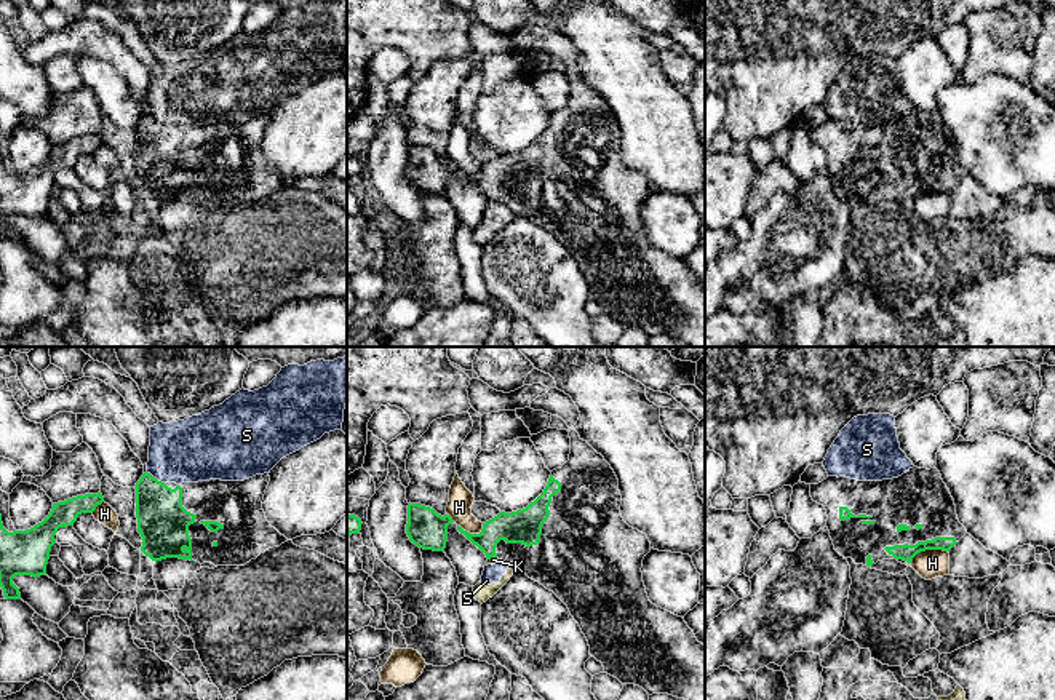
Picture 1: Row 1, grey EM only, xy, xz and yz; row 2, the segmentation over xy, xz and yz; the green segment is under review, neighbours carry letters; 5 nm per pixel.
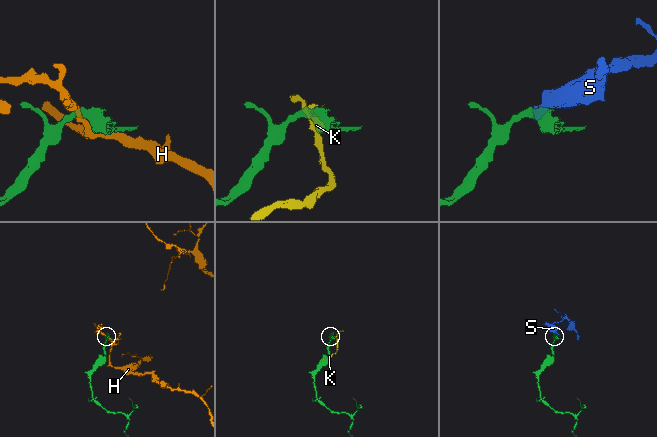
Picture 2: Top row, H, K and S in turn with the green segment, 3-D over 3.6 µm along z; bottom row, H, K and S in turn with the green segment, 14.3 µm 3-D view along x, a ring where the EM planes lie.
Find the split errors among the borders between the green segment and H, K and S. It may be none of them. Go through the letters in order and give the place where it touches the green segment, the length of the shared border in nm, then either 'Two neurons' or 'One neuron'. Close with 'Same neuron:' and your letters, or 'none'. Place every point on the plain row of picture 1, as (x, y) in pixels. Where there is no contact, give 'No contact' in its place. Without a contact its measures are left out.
H: Touches green at yz (927, 190). Shared border 220 nm. Two neurons
K: Touches green at xz (491, 198). Shared border 50 nm. Two neurons
S: Touches green at xy (155, 120). Shared border 110 nm. Two neurons
Same neuron: none

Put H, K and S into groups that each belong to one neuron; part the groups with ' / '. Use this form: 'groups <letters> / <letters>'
groups H / K S

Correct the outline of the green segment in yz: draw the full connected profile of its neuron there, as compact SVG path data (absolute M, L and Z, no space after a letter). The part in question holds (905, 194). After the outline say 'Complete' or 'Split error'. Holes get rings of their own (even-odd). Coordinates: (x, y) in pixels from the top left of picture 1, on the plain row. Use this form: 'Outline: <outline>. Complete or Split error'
Outline: M913 109L898 120L882 123L828 118L818 126L810 126L810 139L826 152L826 169L834 192L868 209L882 201L910 206L926 192L950 193L967 176L937 110Z. Split error

